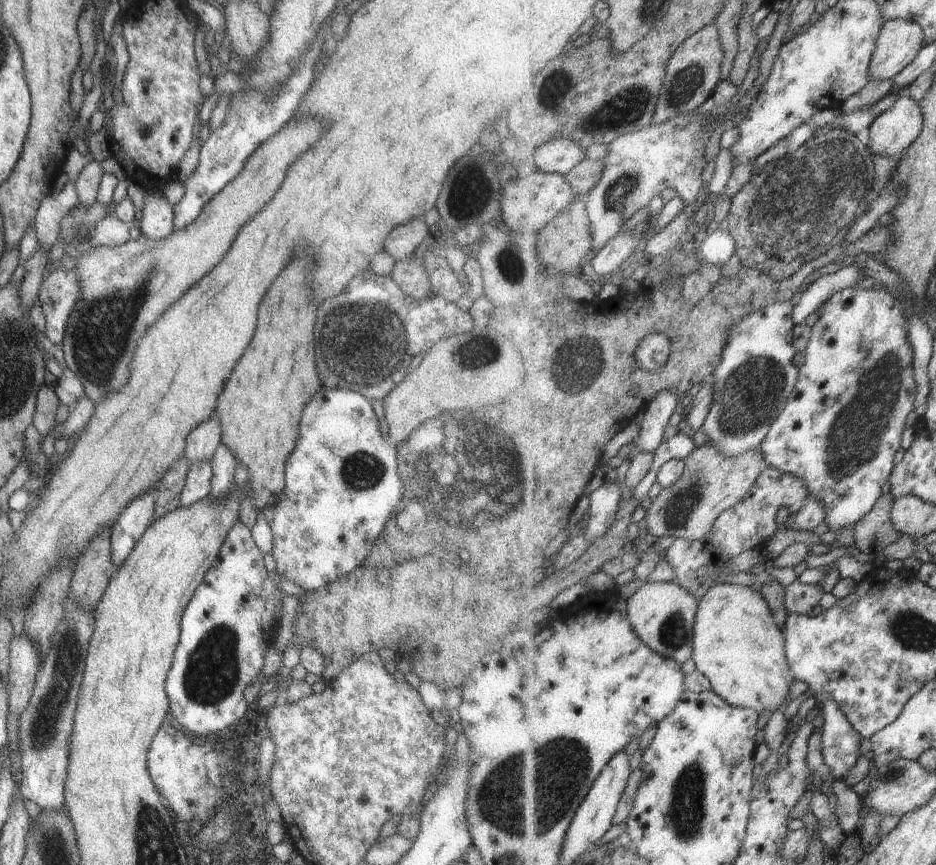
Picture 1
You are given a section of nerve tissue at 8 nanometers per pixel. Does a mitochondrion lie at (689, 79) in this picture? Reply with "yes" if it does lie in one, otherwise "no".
yes

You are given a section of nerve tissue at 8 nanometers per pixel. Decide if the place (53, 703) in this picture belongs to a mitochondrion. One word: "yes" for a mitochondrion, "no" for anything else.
yes

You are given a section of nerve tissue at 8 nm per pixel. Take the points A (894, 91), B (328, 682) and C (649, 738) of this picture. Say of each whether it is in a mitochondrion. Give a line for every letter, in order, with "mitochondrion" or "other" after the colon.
A: other
B: other
C: other

